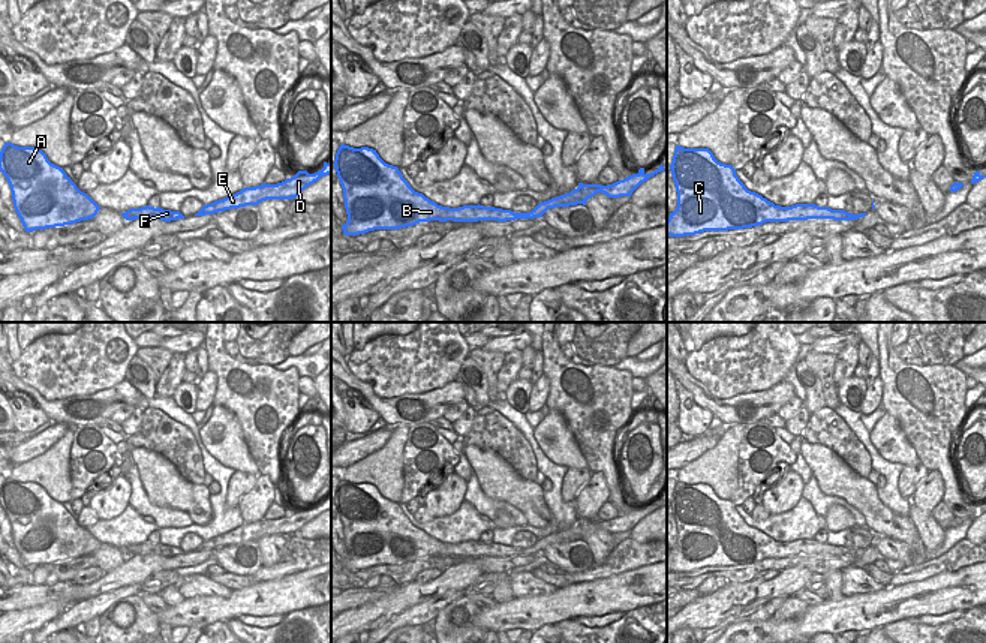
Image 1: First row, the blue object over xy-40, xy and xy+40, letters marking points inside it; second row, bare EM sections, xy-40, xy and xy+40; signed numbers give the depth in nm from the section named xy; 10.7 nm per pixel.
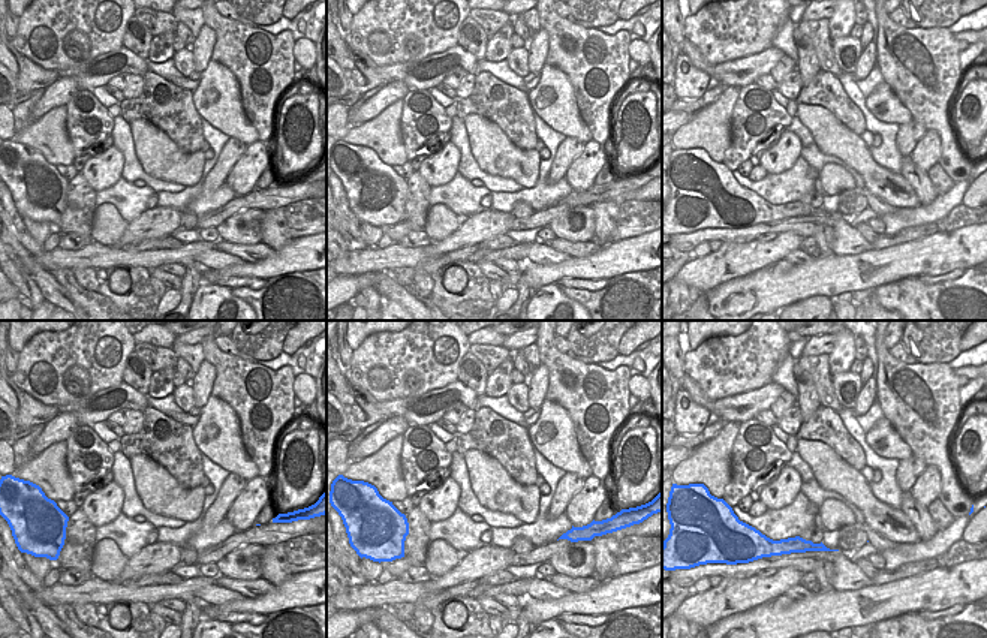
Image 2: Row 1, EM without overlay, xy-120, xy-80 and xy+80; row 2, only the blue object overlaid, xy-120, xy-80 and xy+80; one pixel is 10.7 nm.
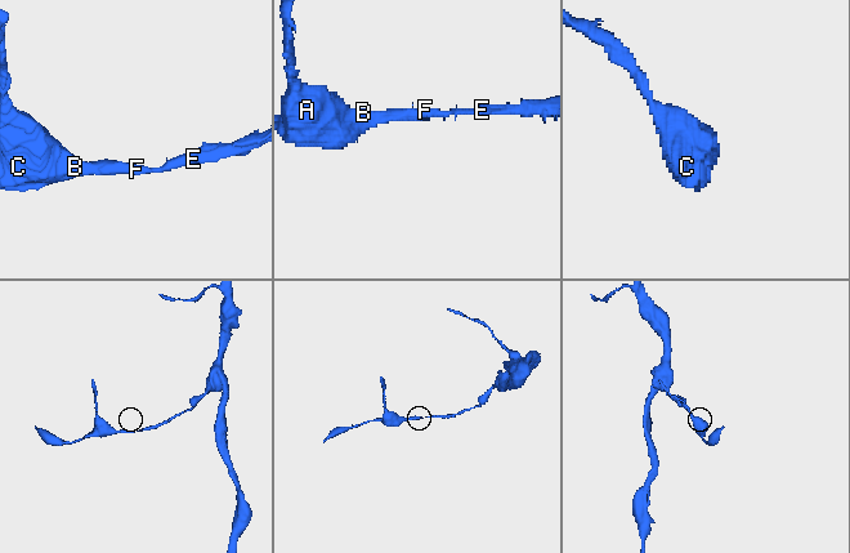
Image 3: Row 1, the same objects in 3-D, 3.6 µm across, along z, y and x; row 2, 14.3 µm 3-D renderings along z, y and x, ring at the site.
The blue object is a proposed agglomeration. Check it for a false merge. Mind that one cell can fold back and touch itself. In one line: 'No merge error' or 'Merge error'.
No merge error.

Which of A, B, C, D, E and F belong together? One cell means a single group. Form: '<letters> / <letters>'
A B C D E F

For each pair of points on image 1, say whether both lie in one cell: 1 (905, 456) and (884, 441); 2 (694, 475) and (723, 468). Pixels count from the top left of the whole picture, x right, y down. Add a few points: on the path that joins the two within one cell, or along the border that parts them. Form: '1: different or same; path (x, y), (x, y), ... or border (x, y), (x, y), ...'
1: same; path (901, 451), (889, 441)
2: same; path (702, 471), (715, 468)

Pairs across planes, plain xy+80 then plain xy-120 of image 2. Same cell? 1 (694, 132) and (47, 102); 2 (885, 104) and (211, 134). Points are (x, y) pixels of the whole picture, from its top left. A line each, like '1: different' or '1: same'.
1: different
2: different

